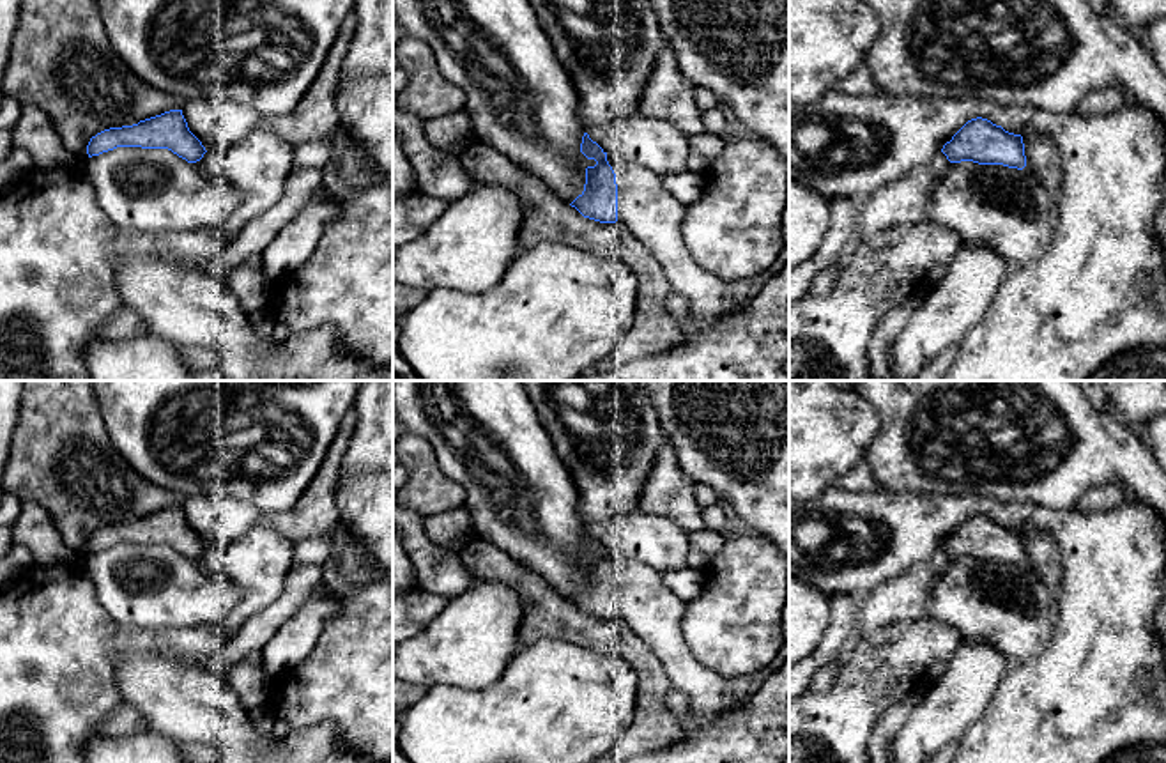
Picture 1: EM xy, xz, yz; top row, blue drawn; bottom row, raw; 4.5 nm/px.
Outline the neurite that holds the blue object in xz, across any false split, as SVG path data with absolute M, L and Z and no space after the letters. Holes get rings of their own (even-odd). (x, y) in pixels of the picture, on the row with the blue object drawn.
M587 133L582 136L580 152L595 159L595 166L586 168L584 191L570 204L584 218L600 223L623 223L630 234L658 260L674 294L688 301L688 315L702 328L717 324L720 319L745 310L733 297L731 281L706 271L692 255L681 235L681 223L687 207L671 197L662 182L662 175L637 166L619 156L607 154Z

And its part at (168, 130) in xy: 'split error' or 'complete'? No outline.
complete

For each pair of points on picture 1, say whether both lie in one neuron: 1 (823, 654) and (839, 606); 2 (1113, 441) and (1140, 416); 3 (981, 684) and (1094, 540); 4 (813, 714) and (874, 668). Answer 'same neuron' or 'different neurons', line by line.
1: same neuron
2: different neurons
3: different neurons
4: same neuron

